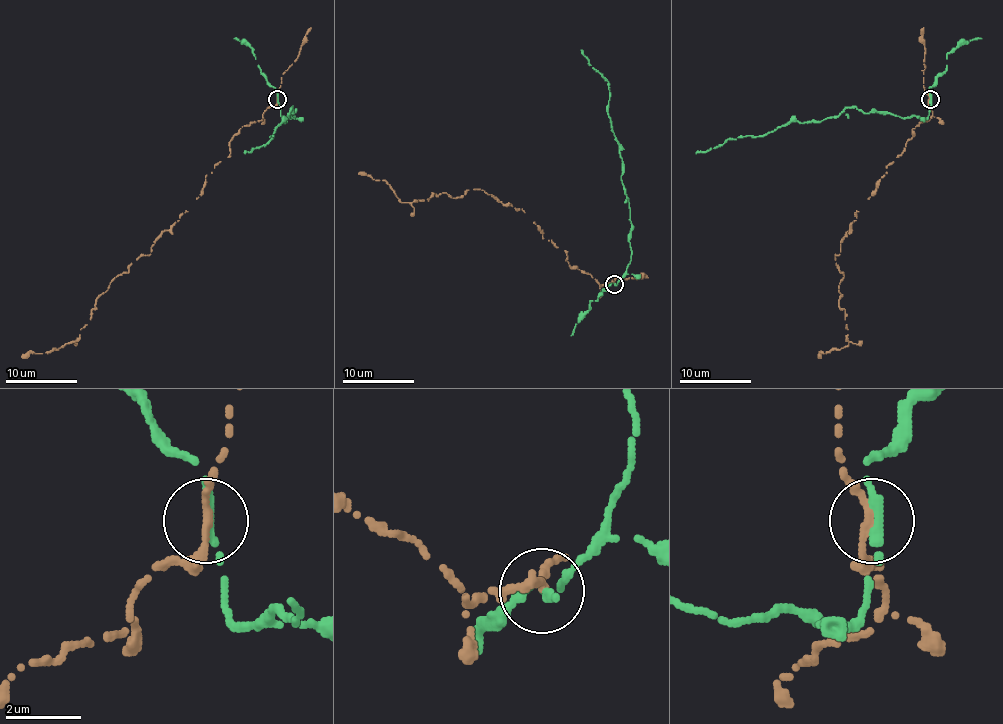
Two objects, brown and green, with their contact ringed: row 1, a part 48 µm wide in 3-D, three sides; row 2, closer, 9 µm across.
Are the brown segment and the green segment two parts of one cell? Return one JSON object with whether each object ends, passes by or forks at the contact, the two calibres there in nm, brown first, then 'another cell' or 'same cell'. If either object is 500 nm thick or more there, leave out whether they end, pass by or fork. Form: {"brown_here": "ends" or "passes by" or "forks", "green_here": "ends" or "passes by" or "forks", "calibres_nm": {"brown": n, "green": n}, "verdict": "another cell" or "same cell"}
{"brown_here": "passes by", "green_here": "ends", "calibres_nm": {"brown": 200, "green": 280}, "verdict": "another cell"}

